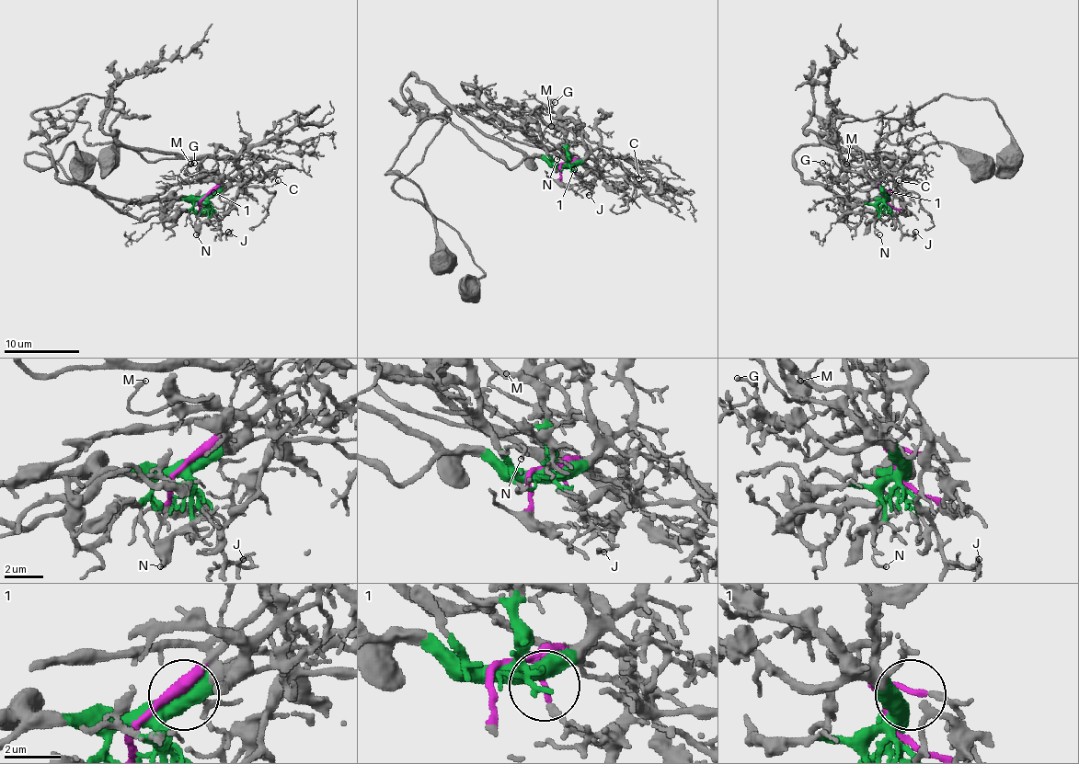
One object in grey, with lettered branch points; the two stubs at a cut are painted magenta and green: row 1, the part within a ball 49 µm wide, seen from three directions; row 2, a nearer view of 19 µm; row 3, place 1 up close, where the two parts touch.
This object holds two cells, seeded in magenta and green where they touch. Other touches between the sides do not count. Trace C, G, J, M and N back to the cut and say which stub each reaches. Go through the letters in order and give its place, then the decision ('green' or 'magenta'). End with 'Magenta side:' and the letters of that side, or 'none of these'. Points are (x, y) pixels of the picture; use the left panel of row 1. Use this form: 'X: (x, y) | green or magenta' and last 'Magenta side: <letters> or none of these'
C: (278, 180) | magenta
G: (194, 163) | green
J: (228, 232) | magenta
M: (190, 164) | green
N: (196, 234) | green
Magenta side: C, J

